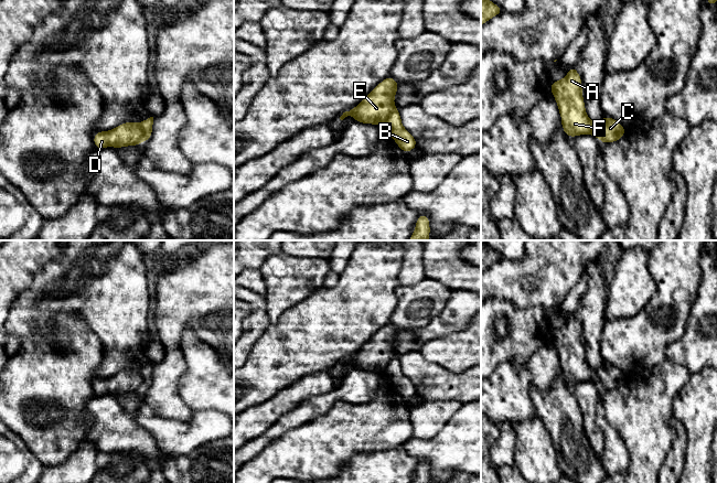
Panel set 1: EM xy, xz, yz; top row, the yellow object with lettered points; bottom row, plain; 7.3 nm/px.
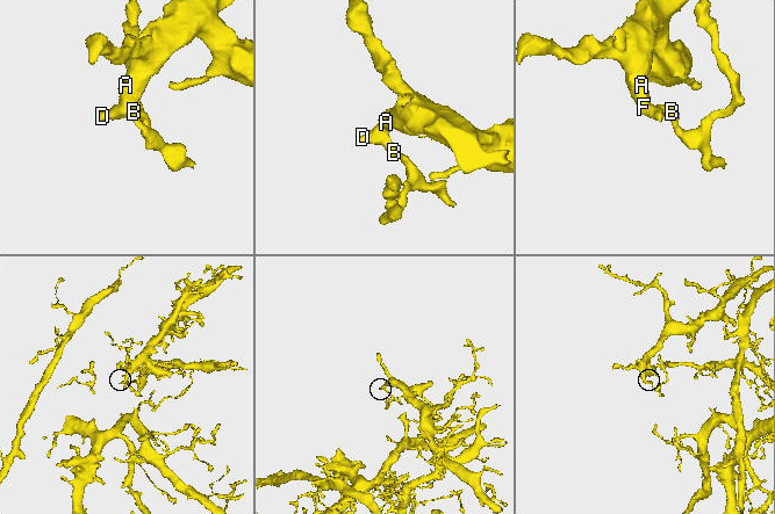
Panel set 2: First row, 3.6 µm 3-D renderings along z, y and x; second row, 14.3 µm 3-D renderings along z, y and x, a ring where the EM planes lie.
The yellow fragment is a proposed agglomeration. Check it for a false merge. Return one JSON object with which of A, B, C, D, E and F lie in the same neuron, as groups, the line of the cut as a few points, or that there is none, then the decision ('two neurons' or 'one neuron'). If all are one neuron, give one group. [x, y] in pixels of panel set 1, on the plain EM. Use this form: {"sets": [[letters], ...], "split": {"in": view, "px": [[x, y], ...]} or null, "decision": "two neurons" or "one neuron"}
{"sets": [["A", "D", "E", "F"], ["B", "C"]], "split": {"in": "xz", "px": [[396, 355], [382, 372]]}, "decision": "two neurons"}

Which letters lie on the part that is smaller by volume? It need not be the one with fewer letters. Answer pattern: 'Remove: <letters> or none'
Remove: B, C

